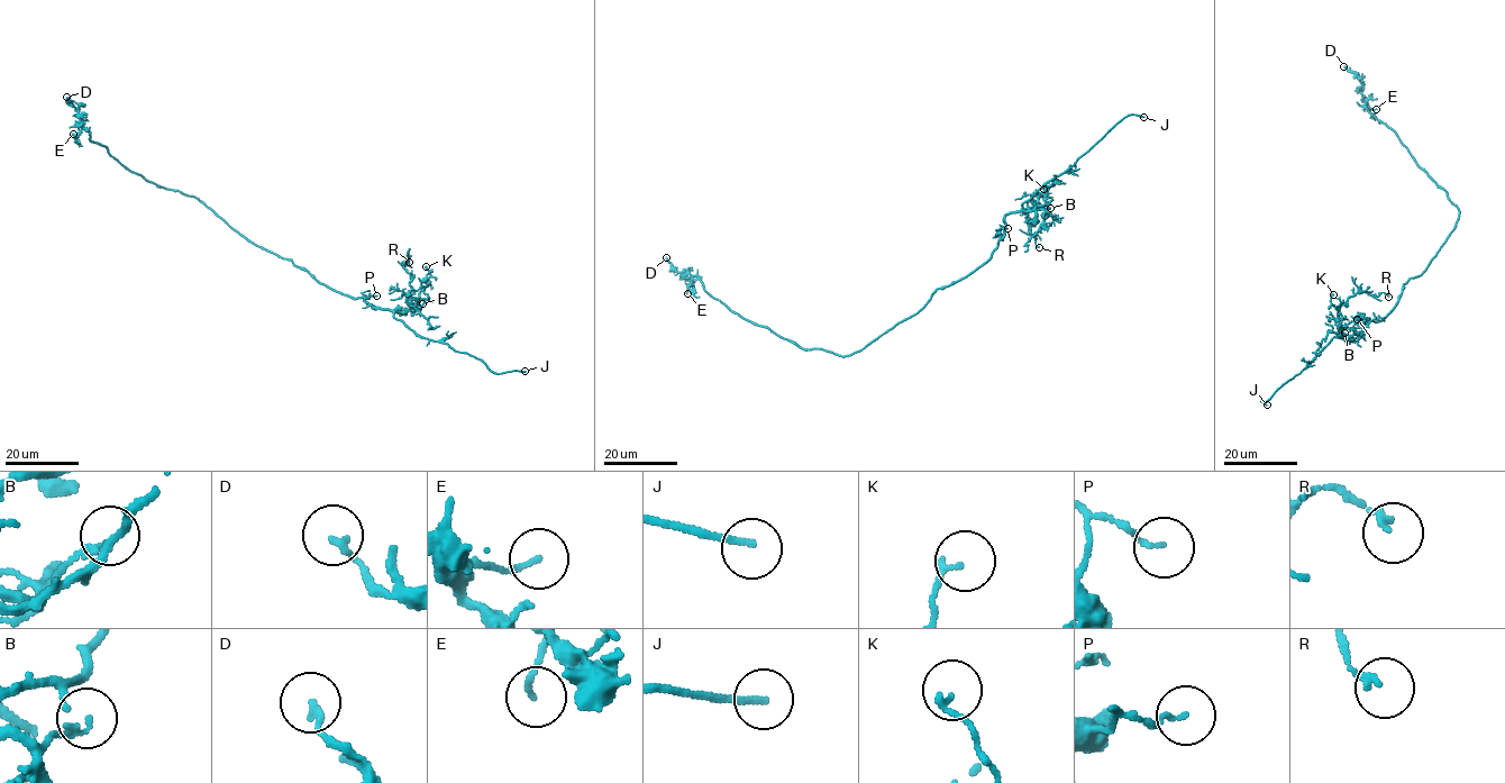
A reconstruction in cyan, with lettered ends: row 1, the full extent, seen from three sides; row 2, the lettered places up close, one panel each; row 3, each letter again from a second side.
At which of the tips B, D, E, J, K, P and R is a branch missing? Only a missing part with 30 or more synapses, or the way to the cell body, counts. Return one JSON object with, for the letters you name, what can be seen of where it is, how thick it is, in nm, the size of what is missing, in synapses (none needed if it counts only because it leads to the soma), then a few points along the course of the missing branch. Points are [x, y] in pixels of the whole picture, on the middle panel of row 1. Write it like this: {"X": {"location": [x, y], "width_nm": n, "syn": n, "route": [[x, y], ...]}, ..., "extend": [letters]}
{"J": {"location": [1143, 117], "width_nm": 150, "route": [[1143, 117], [1163, 119]]}, "extend": ["J"]}

